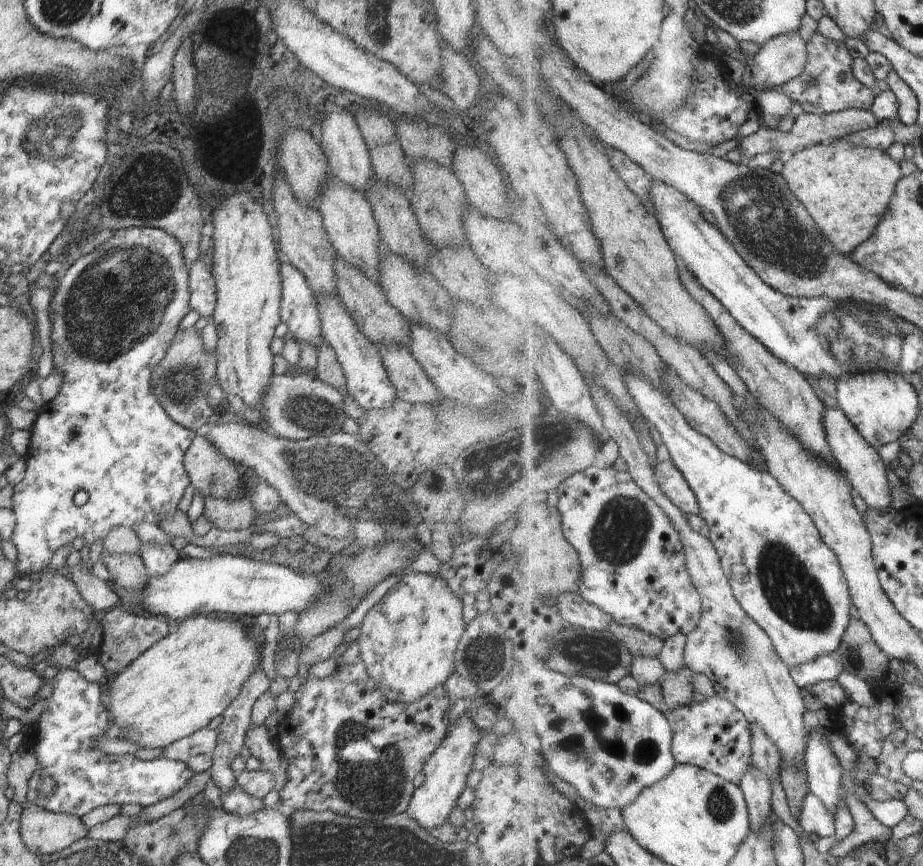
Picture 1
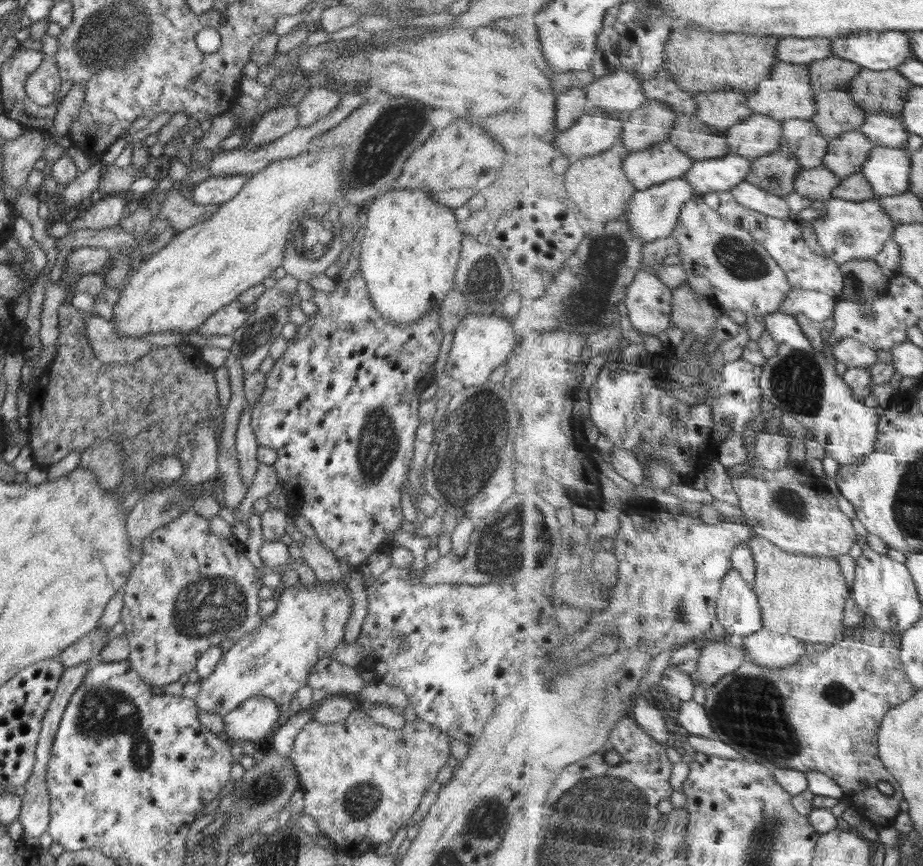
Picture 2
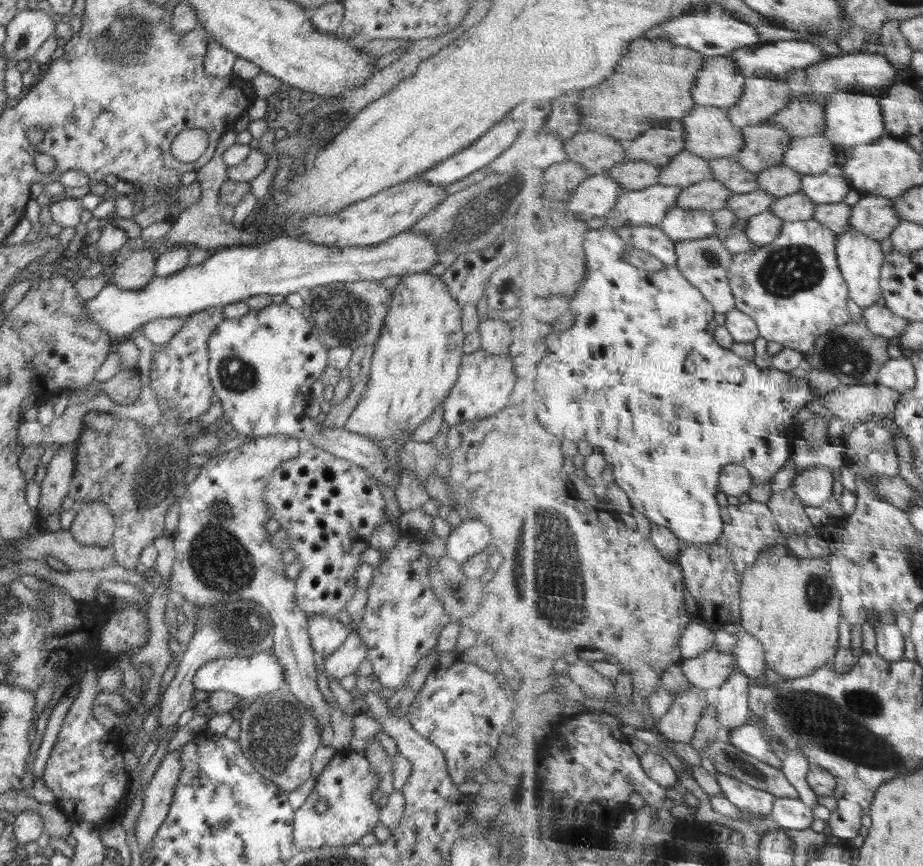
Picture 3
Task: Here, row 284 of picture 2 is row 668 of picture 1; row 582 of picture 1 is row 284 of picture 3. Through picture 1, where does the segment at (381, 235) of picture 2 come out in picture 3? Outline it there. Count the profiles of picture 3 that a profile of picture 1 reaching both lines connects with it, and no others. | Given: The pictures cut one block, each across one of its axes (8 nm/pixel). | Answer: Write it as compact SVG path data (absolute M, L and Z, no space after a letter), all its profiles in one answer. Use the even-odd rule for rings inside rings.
M428 272L400 275L392 294L394 297L383 320L380 336L374 344L369 381L359 405L356 405L344 426L346 430L368 438L382 438L386 444L394 435L412 434L436 410L436 406L444 402L458 378L465 337L461 327L462 307L450 294L441 277Z

